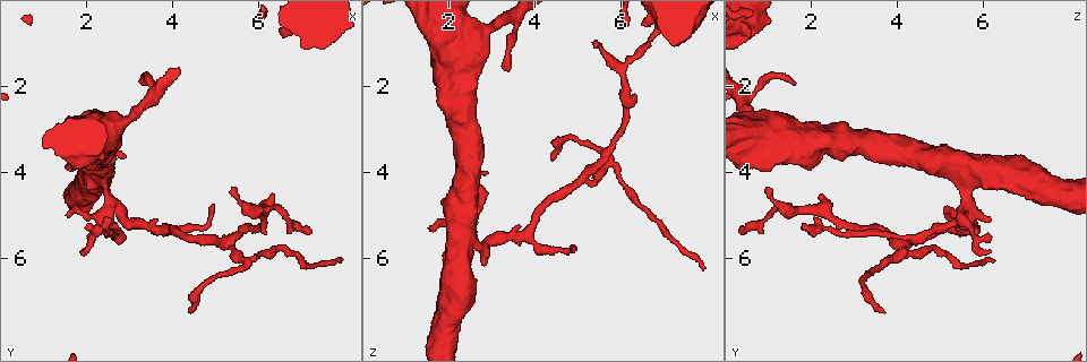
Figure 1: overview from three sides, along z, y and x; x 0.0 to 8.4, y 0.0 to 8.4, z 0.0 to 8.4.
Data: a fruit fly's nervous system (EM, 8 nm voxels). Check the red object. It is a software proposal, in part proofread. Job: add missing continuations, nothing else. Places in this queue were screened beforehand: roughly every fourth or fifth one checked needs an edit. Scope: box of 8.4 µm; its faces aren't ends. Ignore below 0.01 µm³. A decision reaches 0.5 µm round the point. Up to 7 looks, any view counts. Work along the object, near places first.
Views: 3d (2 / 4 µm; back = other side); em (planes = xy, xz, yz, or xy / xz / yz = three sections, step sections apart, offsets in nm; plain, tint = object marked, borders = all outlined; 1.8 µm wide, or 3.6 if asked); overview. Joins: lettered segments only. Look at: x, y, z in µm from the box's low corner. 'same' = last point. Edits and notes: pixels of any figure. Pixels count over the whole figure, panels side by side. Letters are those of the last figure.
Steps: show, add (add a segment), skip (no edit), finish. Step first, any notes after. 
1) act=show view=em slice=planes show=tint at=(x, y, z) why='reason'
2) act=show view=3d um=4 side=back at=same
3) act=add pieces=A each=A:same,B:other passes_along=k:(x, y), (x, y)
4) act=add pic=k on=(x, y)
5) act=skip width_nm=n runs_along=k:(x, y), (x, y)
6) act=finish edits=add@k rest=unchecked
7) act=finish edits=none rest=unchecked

act=show view=3d um=2 at=(5.05, 5.60, 4.15) why='abrupt turn'

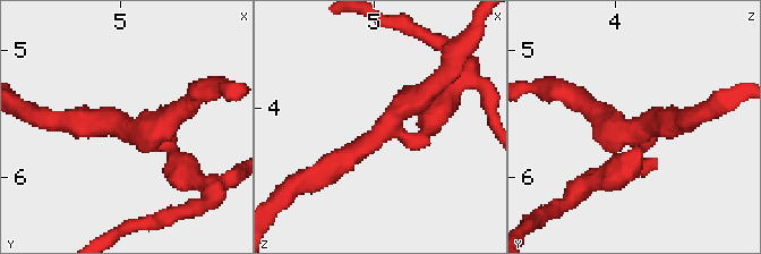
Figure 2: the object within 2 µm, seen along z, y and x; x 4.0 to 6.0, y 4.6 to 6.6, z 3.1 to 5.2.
act=show view=em slice=planes show=borders at=(5.10, 5.62, 4.14) arms=3

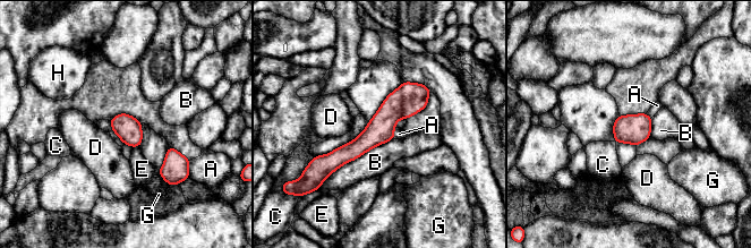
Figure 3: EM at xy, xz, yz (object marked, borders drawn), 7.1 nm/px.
act=skip each=A:other,B:other,C:other,D:other,E:other,G:other,H:other border=3:(190, 160), (188, 174) found='none of them fits'

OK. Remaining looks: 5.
act=show view=3d um=2 at=(4.85, 4.70, 5.75) why='branch stops here'

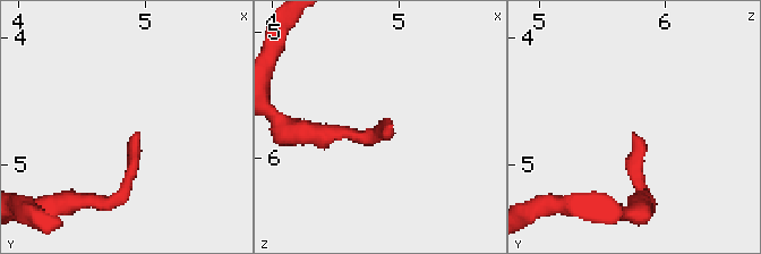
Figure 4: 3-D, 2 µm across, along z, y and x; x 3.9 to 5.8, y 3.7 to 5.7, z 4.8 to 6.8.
act=show view=em slice=xy step=16 show=borders at=(4.92, 4.72, 5.74)

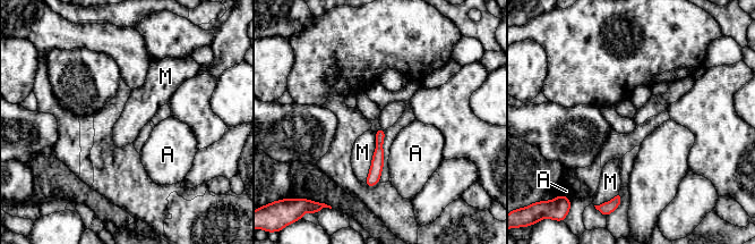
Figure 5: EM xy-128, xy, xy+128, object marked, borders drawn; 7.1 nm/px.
act=show view=em slice=xz step=16 show=borders at=same why='another direction'

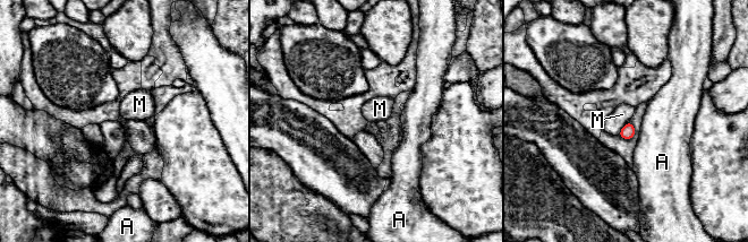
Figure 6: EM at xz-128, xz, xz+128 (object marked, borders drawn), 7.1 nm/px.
act=skip each=A:other,M:other border=6:(629, 120), (618, 134) found='no lettered segment goes on from it'

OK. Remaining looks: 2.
act=show view=em um=3.6 slice=planes show=tint at=(6.50, 0.65, 0.55) why='free end'

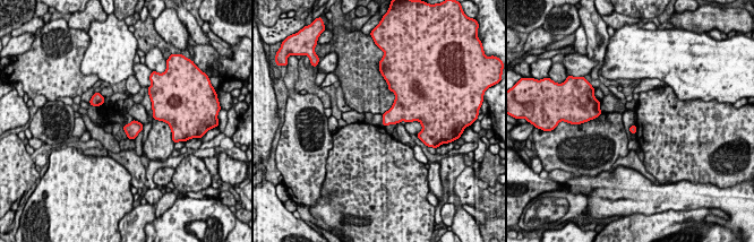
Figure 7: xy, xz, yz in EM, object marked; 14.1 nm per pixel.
act=show view=em um=3.6 slice=planes show=borders at=same why='see the neighbours'

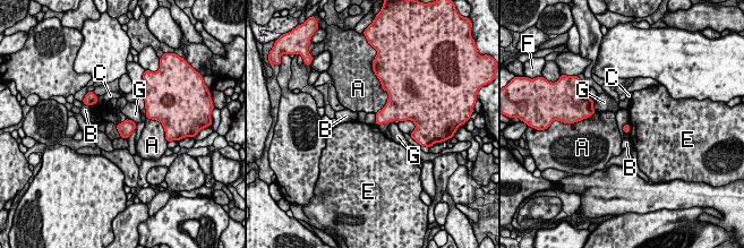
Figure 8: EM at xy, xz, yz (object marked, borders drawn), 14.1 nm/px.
act=skip each=A:other,B:other,C:other,E:other,F:other,G:other border=8:(627, 124), (629, 133) found='no lettered segment goes on from it'

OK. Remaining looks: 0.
act=finish edits=none rest=unchecked

